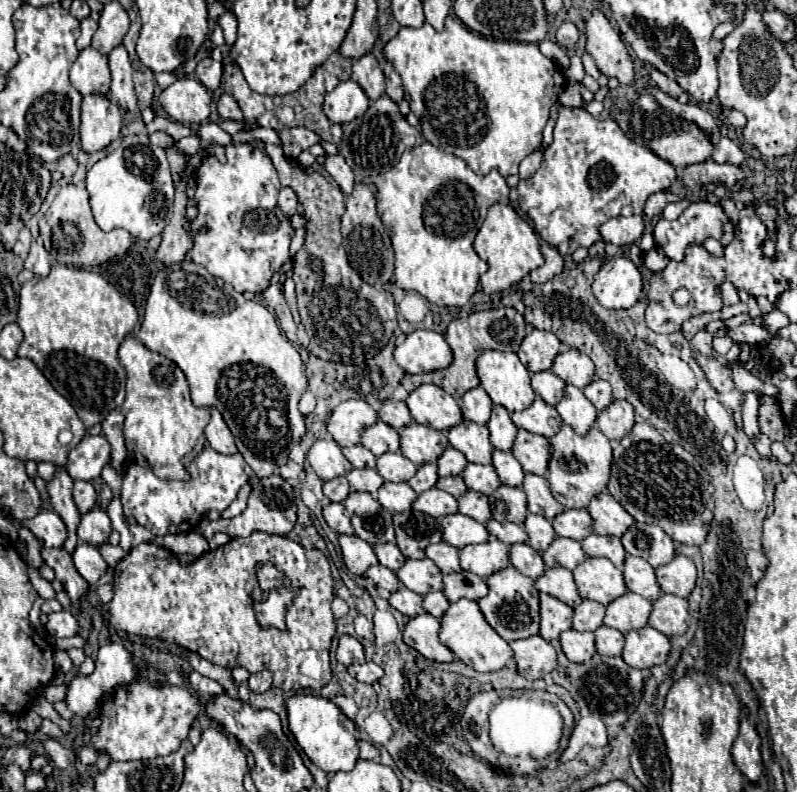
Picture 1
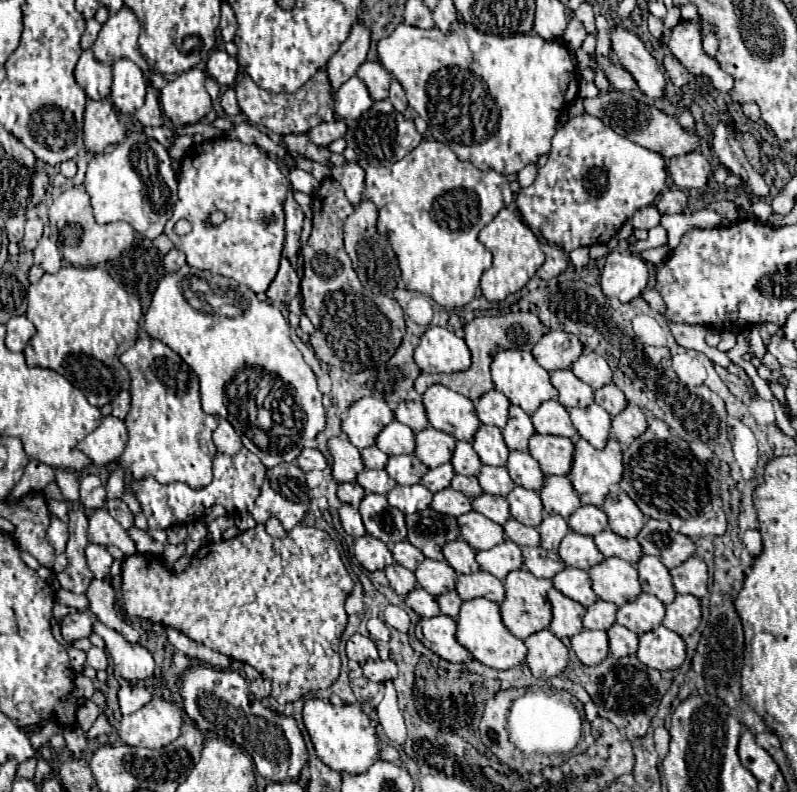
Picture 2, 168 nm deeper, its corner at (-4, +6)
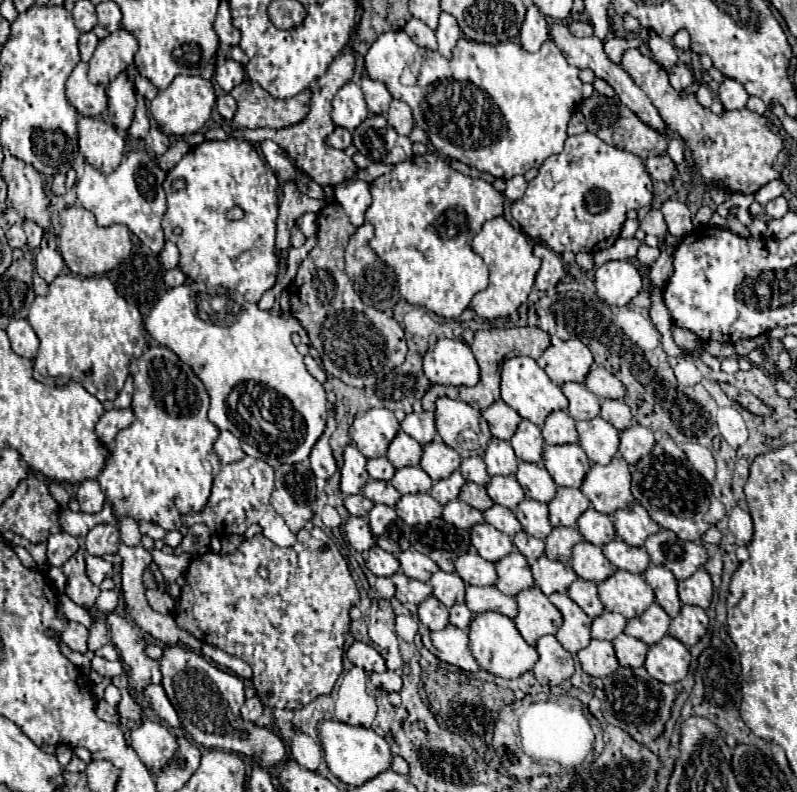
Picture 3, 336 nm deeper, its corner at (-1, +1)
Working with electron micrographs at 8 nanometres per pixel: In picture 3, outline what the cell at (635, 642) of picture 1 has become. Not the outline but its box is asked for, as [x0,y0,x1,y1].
[644,636,690,684]

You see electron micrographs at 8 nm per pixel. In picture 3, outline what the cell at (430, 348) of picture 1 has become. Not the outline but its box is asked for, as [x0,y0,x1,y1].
[424,338,480,386]

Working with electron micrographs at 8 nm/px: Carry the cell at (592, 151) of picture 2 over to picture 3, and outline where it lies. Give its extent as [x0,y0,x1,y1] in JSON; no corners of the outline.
[510,132,652,254]

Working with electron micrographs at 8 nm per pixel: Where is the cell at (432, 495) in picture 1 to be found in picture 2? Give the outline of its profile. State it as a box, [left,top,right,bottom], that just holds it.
[431,487,473,517]

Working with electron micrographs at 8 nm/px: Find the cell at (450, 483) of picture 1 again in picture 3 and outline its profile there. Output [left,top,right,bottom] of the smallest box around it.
[460,482,492,512]

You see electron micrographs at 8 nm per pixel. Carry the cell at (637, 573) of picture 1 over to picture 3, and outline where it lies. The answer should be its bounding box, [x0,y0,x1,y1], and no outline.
[644,564,680,618]

